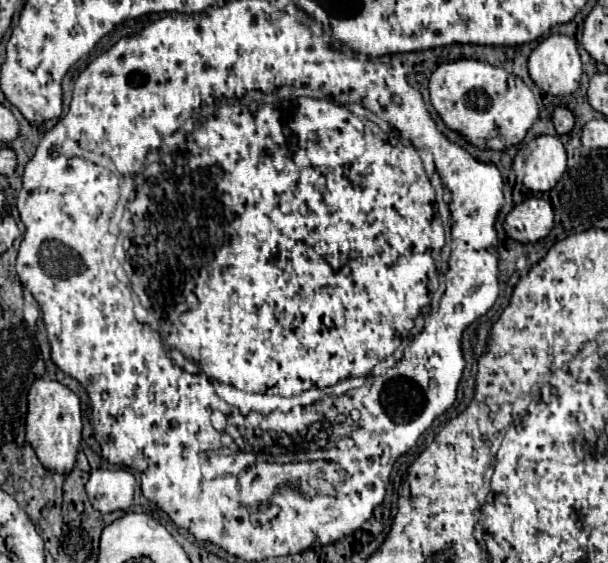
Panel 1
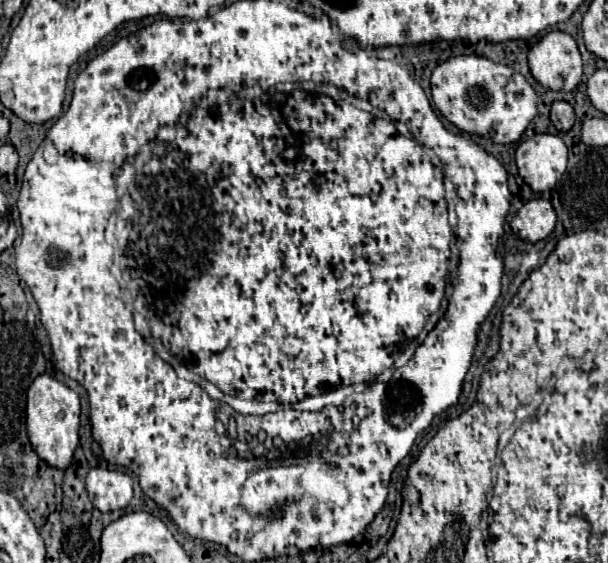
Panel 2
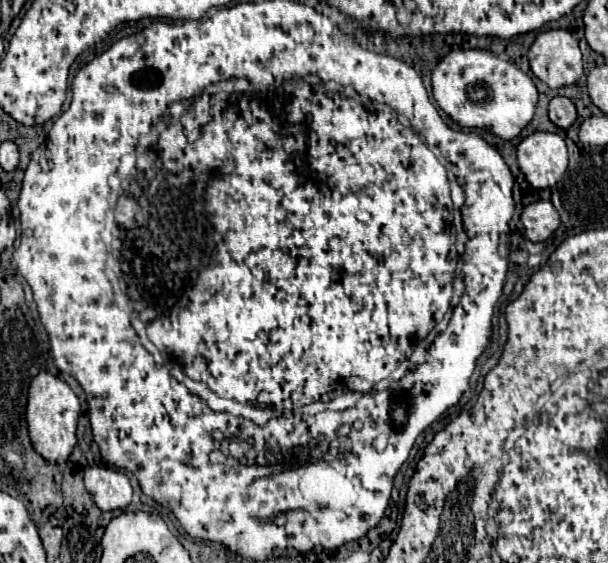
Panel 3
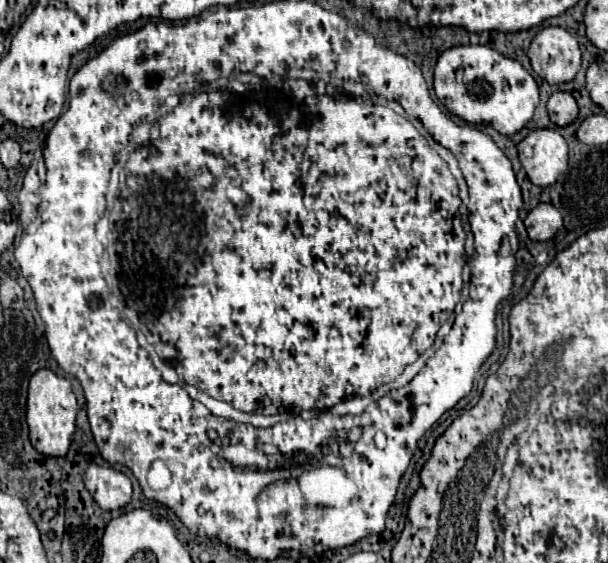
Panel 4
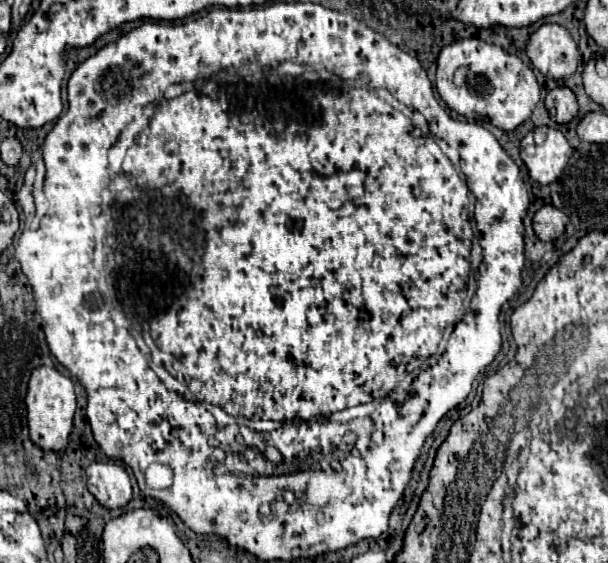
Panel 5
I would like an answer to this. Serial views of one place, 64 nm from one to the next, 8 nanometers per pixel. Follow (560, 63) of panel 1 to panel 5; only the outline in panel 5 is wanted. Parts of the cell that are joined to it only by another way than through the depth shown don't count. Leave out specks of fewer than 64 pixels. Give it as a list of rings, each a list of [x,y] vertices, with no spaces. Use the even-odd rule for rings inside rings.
[[[542,24],[528,40],[526,54],[542,76],[564,80],[578,68],[578,46],[570,32],[560,24]]]

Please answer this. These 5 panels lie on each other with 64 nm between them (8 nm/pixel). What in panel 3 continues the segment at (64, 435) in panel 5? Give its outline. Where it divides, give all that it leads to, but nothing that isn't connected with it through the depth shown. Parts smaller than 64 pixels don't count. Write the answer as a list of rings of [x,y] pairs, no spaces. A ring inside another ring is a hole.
[[[40,372],[32,382],[28,390],[28,406],[26,406],[26,422],[28,432],[34,450],[48,462],[60,464],[66,462],[76,446],[76,424],[80,414],[80,402],[78,396],[72,392],[72,388],[52,376],[50,372]]]

